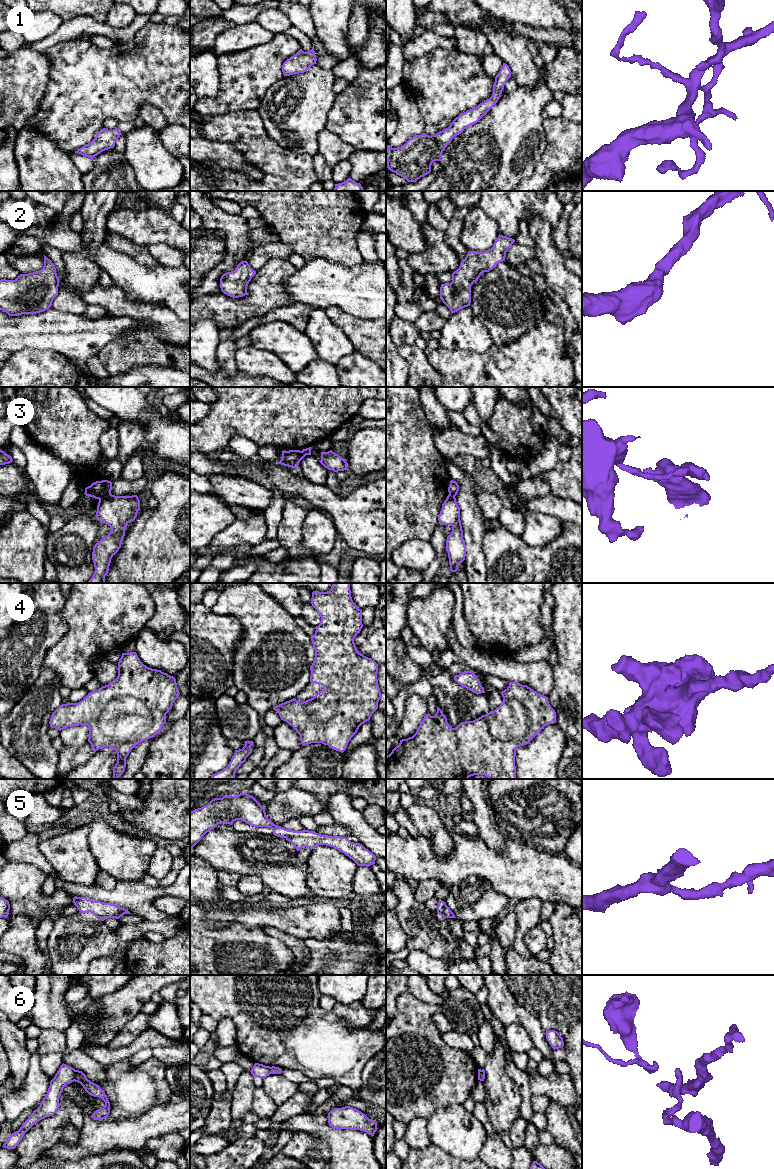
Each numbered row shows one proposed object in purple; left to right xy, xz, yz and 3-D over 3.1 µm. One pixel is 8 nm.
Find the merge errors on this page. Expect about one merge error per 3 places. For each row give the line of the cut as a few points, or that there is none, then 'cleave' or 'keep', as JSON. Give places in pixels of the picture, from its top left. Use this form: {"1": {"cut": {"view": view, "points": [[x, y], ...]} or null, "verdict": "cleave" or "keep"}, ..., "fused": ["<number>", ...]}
{"1": {"cut": null, "verdict": "keep"}, "2": {"cut": null, "verdict": "keep"}, "3": {"cut": {"view": "xy", "points": [[110, 493], [99, 499]]}, "verdict": "cleave"}, "4": {"cut": null, "verdict": "keep"}, "5": {"cut": null, "verdict": "keep"}, "6": {"cut": {"view": "xy", "points": [[76, 1070], [73, 1080]]}, "verdict": "cleave"}, "fused": ["3", "6"]}

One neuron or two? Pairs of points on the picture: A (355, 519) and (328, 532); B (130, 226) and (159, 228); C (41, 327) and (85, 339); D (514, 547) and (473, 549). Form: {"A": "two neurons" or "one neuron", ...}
{"A": "two neurons", "B": "one neuron", "C": "one neuron", "D": "two neurons"}

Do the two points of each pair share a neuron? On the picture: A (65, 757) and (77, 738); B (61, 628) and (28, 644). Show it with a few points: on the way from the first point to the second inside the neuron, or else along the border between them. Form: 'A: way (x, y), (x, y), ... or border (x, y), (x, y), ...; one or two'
A: border (87, 741), (76, 748), (64, 746); two
B: way (53, 630), (45, 638), (36, 638); one

